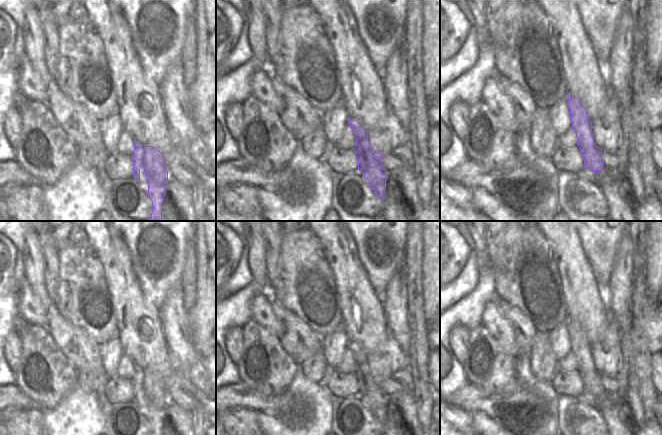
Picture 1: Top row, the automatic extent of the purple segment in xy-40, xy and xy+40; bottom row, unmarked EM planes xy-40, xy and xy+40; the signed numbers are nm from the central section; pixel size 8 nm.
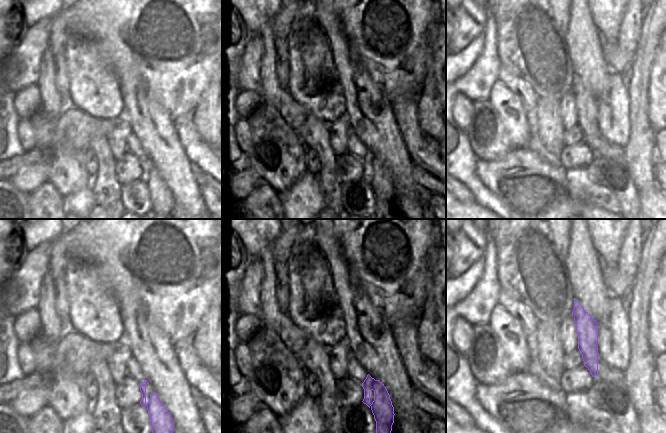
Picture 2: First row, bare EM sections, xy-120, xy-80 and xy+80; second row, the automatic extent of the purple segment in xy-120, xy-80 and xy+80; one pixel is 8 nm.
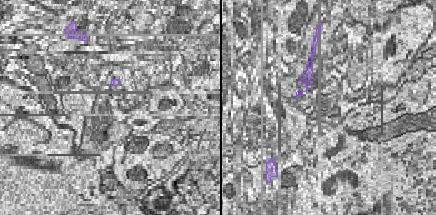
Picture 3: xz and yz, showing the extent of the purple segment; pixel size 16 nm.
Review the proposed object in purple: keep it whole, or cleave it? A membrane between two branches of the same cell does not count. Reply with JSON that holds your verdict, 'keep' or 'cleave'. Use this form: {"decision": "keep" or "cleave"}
{"decision": "cleave"}

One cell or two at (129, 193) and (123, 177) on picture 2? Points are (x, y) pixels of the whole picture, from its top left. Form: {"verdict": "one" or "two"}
{"verdict": "two"}

